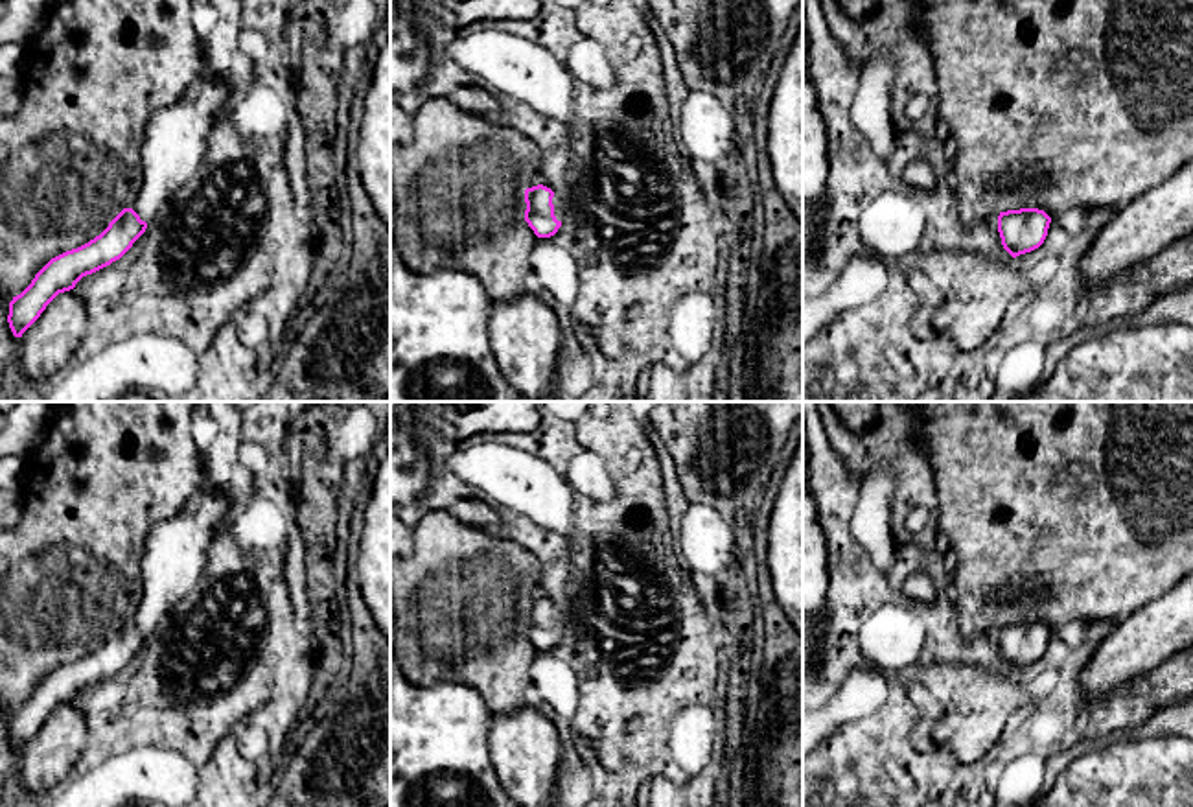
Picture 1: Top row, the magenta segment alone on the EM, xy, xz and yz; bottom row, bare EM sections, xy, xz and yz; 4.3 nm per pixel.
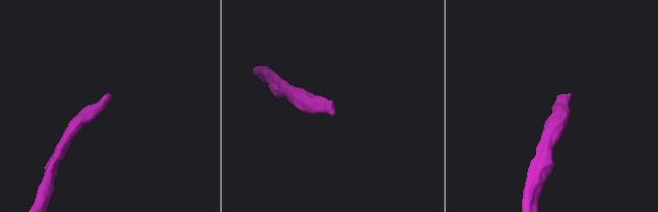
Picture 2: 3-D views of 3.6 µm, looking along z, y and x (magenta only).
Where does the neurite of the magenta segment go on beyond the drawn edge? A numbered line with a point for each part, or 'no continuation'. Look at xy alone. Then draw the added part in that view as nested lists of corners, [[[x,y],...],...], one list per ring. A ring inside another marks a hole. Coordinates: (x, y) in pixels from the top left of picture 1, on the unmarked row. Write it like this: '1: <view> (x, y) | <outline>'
1: xy (175, 551) | [[[201,488],[193,512],[177,512],[149,531],[142,553],[144,597],[133,623],[147,637],[171,608],[197,584],[214,532],[223,523],[230,501],[221,492]]]

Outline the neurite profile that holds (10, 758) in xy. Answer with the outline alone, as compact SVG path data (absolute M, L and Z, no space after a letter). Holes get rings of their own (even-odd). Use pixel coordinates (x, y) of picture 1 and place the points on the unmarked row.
M0 706L0 800L9 776L17 772L20 761L20 750L13 748L7 735L11 713L13 709L4 709Z

